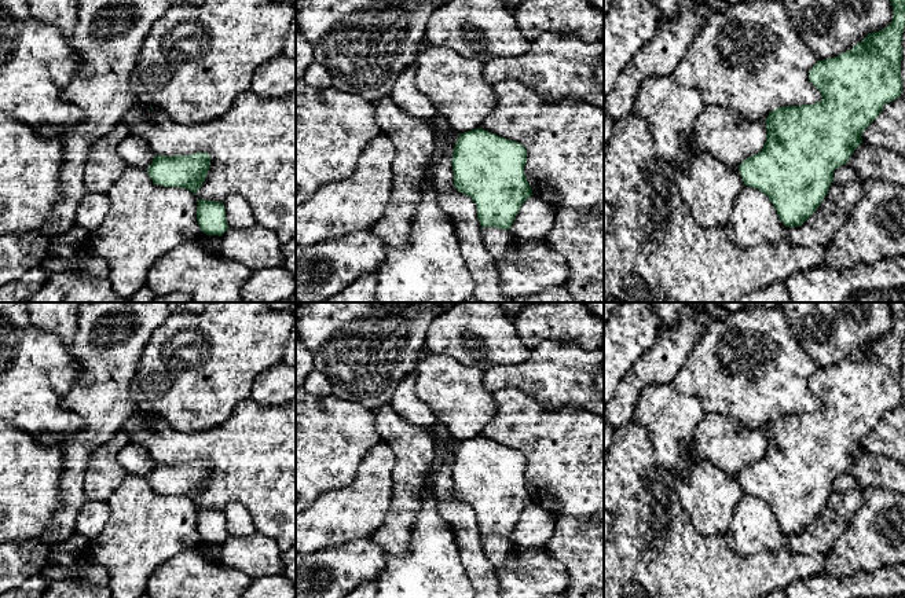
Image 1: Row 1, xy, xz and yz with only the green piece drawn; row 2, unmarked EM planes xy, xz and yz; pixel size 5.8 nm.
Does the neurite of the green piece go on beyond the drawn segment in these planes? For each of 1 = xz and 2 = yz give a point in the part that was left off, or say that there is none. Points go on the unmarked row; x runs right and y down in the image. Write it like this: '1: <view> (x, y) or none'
1: none
2: none

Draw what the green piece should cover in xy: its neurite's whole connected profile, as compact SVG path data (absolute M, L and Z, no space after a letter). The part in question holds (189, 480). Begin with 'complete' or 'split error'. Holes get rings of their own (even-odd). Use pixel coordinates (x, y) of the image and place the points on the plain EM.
complete | M208 461L173 465L155 462L147 481L154 492L187 496L195 503L205 489L209 476L210 463Z

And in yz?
complete | M905 302L887 304L893 313L893 330L869 341L851 357L817 368L809 379L809 388L822 407L814 412L784 414L770 419L765 429L767 443L762 459L739 474L744 492L769 505L785 535L799 535L817 518L833 491L833 480L862 451L862 440L886 411L901 404Z

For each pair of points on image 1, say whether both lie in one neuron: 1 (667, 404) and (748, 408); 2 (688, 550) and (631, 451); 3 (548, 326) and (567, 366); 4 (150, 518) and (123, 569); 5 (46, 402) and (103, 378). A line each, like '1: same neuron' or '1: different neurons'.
1: different neurons
2: same neuron
3: different neurons
4: same neuron
5: different neurons

